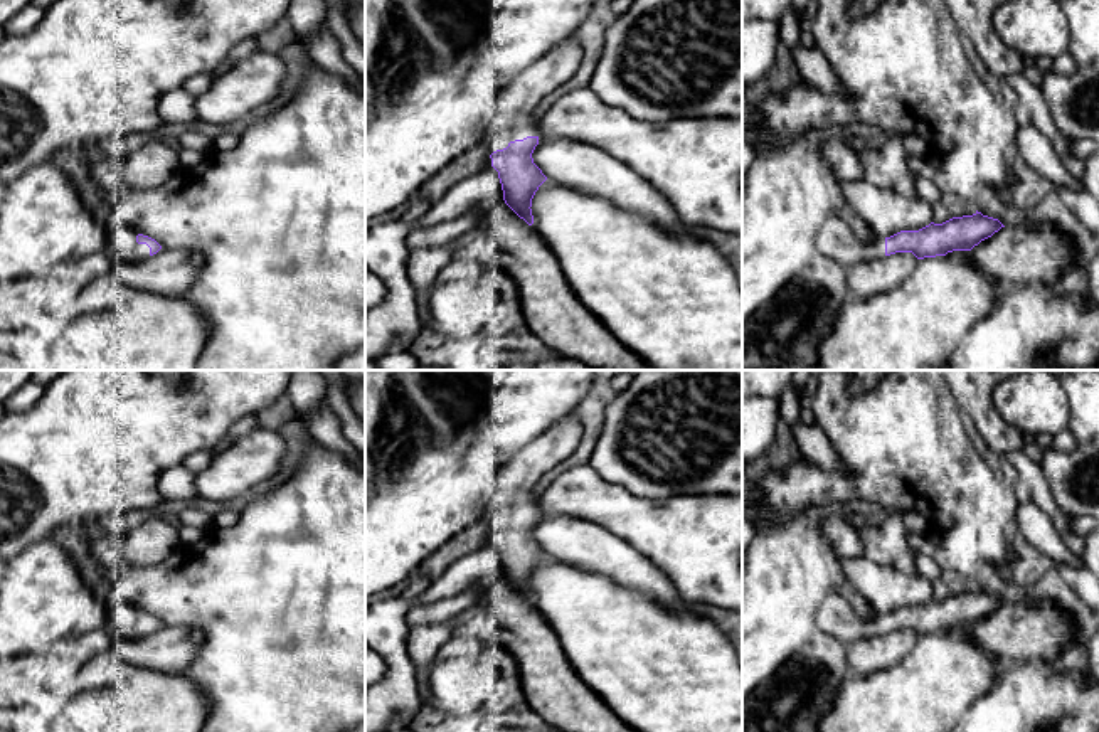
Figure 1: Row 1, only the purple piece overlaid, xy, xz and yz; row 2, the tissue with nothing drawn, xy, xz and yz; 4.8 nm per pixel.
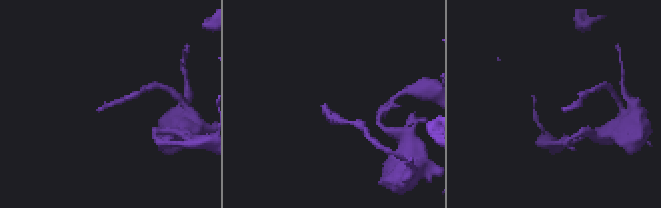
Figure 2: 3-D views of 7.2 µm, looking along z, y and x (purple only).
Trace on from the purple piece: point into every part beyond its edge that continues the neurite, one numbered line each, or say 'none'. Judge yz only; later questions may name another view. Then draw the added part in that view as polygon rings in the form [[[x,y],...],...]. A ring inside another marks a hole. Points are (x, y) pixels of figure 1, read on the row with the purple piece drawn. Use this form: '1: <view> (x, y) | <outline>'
1: yz (835, 239) | [[[828,217],[816,234],[818,252],[838,263],[845,271],[860,261],[885,257],[885,239],[860,242],[840,217]]]

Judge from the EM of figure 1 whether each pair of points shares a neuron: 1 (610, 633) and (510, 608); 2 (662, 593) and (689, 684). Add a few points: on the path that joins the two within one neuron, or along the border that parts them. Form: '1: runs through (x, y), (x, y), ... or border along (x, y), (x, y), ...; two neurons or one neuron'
1: border along (530, 603), (554, 633), (562, 652); two neurons
2: border along (631, 589), (674, 611), (687, 608); two neurons

